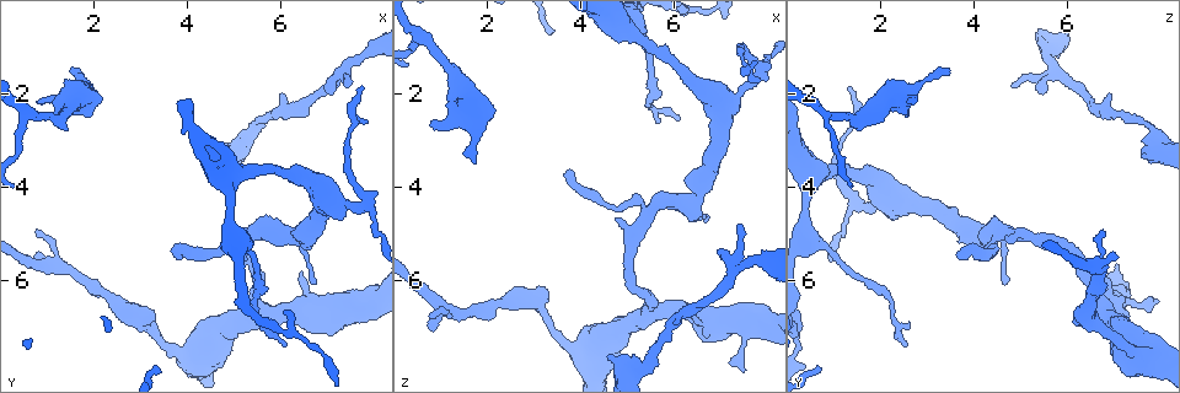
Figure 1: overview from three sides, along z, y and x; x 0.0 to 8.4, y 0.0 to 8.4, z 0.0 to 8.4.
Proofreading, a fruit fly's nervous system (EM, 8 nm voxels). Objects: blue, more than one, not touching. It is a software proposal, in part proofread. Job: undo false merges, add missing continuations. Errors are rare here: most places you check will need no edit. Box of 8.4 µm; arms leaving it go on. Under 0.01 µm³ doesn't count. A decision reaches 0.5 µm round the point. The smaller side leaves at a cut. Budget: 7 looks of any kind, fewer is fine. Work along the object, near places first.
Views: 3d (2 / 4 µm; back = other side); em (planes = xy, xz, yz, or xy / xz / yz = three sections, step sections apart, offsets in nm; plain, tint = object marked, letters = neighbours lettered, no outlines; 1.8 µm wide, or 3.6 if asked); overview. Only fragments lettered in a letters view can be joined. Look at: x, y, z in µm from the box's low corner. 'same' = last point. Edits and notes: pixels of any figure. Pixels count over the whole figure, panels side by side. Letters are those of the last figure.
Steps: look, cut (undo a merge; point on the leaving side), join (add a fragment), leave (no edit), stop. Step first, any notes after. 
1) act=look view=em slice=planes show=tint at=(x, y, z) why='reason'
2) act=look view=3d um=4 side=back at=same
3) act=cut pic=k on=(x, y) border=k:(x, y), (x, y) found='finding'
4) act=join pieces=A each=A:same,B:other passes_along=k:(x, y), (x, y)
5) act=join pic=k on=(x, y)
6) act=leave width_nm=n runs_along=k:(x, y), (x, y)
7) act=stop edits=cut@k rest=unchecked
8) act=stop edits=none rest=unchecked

act=look view=em slice=xy step=8 show=tint at=(4.95, 3.75, 0.60) why='abrupt turn'

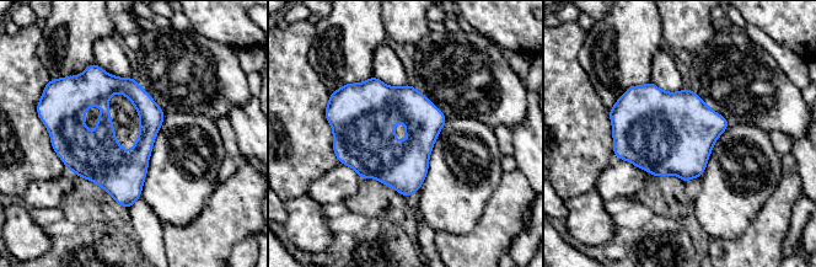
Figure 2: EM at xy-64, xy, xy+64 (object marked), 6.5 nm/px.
act=look view=em slice=planes show=letters at=same why='cut it another way'

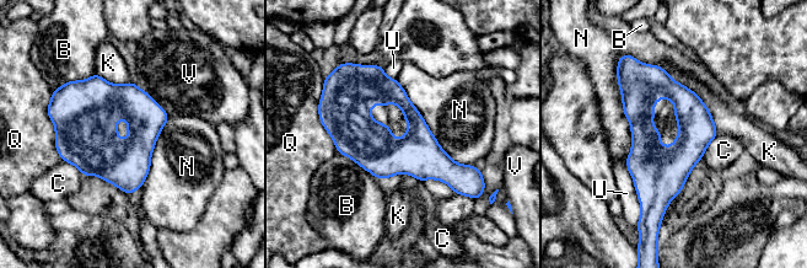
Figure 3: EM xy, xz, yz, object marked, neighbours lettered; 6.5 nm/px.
act=leave each=B:other,C:other,K:other,N:other,Q:other,U:other,V:other border=3:(396, 79), (439, 145), (479, 167) found='continuous, no second neuron'

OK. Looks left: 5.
act=look view=3d um=4 at=(7.15, 2.05, 5.50) why='tapers out'

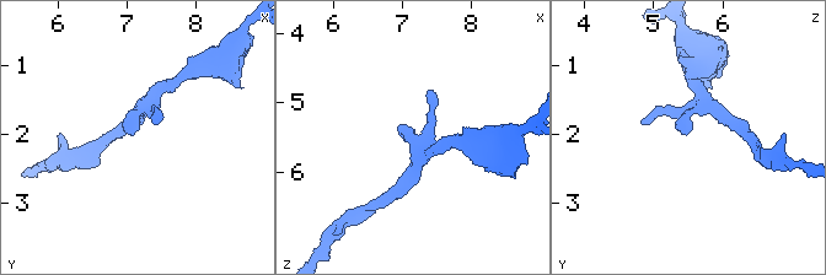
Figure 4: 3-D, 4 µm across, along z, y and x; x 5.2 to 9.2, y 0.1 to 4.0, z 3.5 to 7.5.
act=look view=em slice=planes show=letters at=(7.10, 2.00, 5.50) why='now the EM'

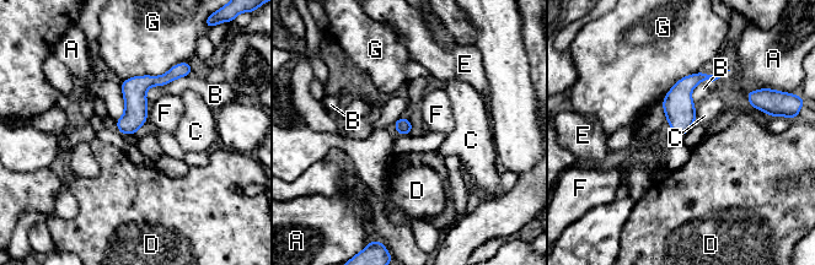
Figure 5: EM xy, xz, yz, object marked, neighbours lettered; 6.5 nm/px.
act=leave longest_contact=G:440nm each=A:other,B:other,C:other,D:other,E:other,F:other,G:other runs_along=5:(176, 72), (149, 81), (121, 128) found='none of them fits'

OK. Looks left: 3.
act=look view=3d um=4 at=(1.75, 1.50, 3.45) why='an open end'

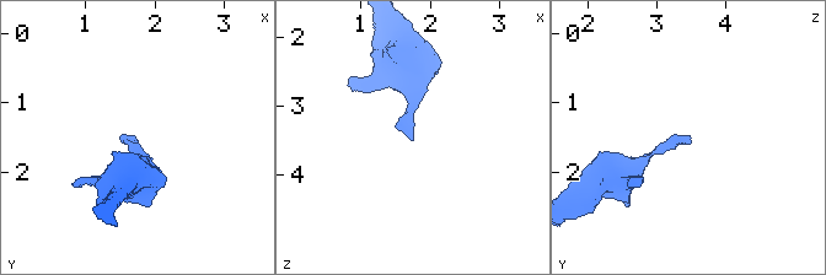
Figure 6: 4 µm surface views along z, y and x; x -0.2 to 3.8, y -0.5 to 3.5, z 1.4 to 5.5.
act=look view=em slice=xz step=16 show=letters at=(1.75, 1.60, 3.50)

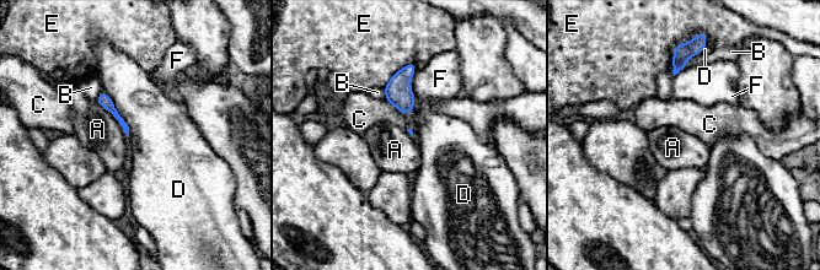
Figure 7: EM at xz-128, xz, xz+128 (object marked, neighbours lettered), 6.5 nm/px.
act=look view=em slice=planes show=letters at=same why='another direction'

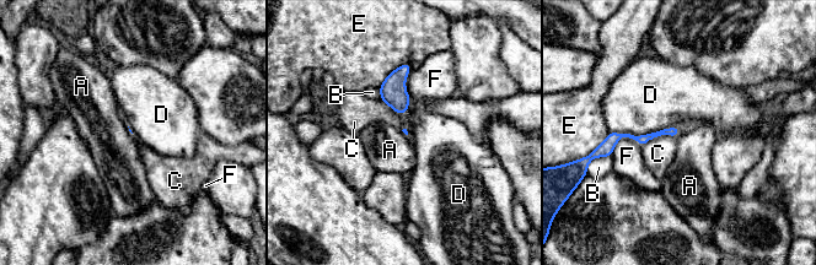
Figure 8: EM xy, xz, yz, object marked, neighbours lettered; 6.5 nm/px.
act=leave each=A:other,B:other,C:other,D:other,E:other,F:other runs_along=8:(676, 130), (647, 138), (621, 135), (607, 150) found='no lettered fragment goes on from it'

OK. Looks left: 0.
act=stop edits=none rest=unchecked

